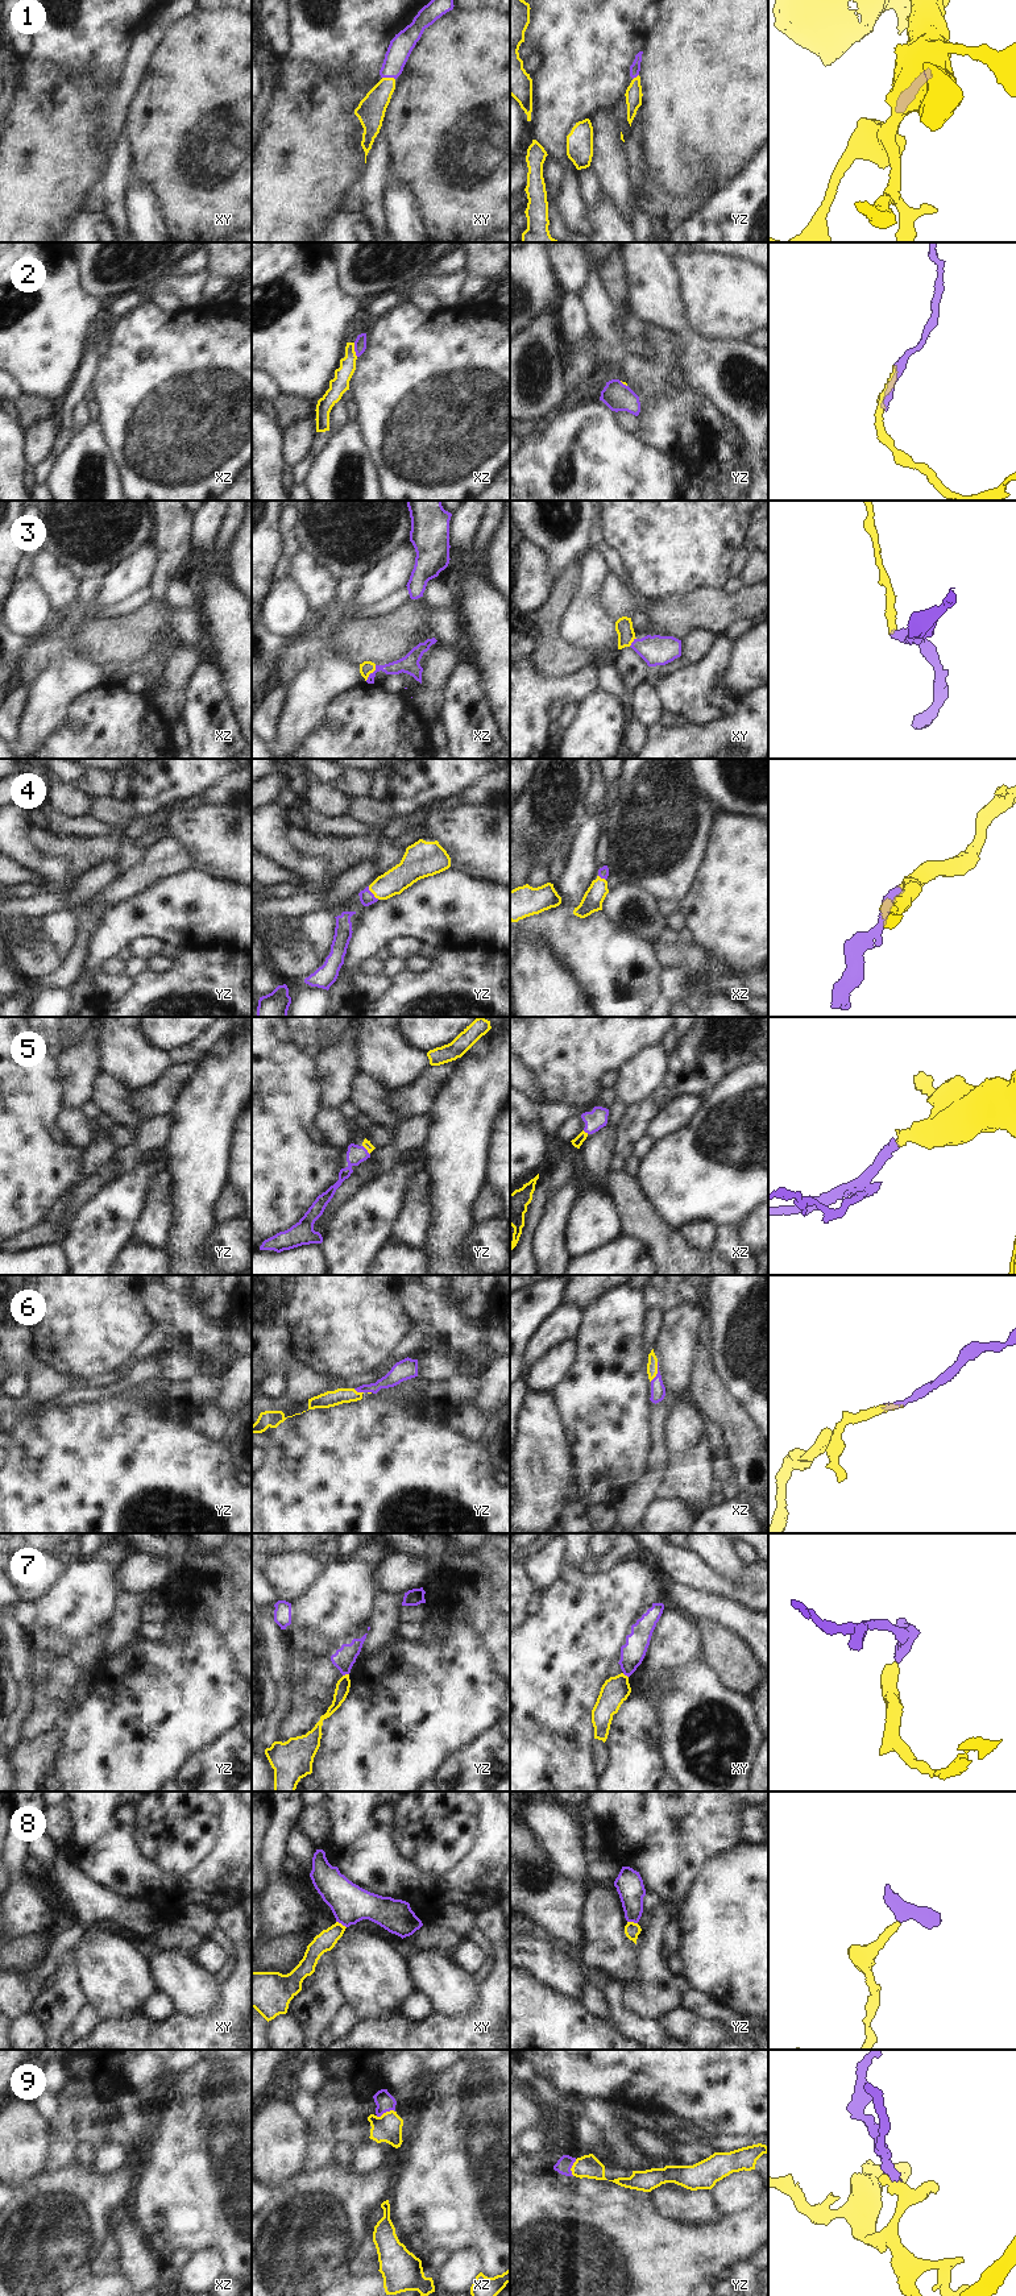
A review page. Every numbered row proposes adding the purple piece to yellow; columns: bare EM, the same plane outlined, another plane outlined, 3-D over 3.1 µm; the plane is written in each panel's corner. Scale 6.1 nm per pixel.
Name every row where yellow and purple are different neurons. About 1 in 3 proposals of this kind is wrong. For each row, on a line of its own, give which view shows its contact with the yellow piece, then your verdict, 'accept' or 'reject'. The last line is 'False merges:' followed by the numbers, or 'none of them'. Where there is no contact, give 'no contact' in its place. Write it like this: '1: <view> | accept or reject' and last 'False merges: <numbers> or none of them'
1: xy | accept
2: xz | reject
3: xz | reject
4: yz | accept
5: yz | accept
6: xz | accept
7: yz | reject
8: xy | accept
9: xz | accept
False merges: 2, 3, 7

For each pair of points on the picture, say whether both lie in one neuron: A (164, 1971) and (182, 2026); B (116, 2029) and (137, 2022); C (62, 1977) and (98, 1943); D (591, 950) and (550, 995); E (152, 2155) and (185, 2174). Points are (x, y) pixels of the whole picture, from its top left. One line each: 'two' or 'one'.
A: two
B: one
C: two
D: two
E: one

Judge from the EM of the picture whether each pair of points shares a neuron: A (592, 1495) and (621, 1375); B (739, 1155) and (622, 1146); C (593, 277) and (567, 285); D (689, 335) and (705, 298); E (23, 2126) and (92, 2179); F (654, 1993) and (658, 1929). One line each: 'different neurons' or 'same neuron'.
A: same neuron
B: different neurons
C: different neurons
D: different neurons
E: different neurons
F: same neuron

